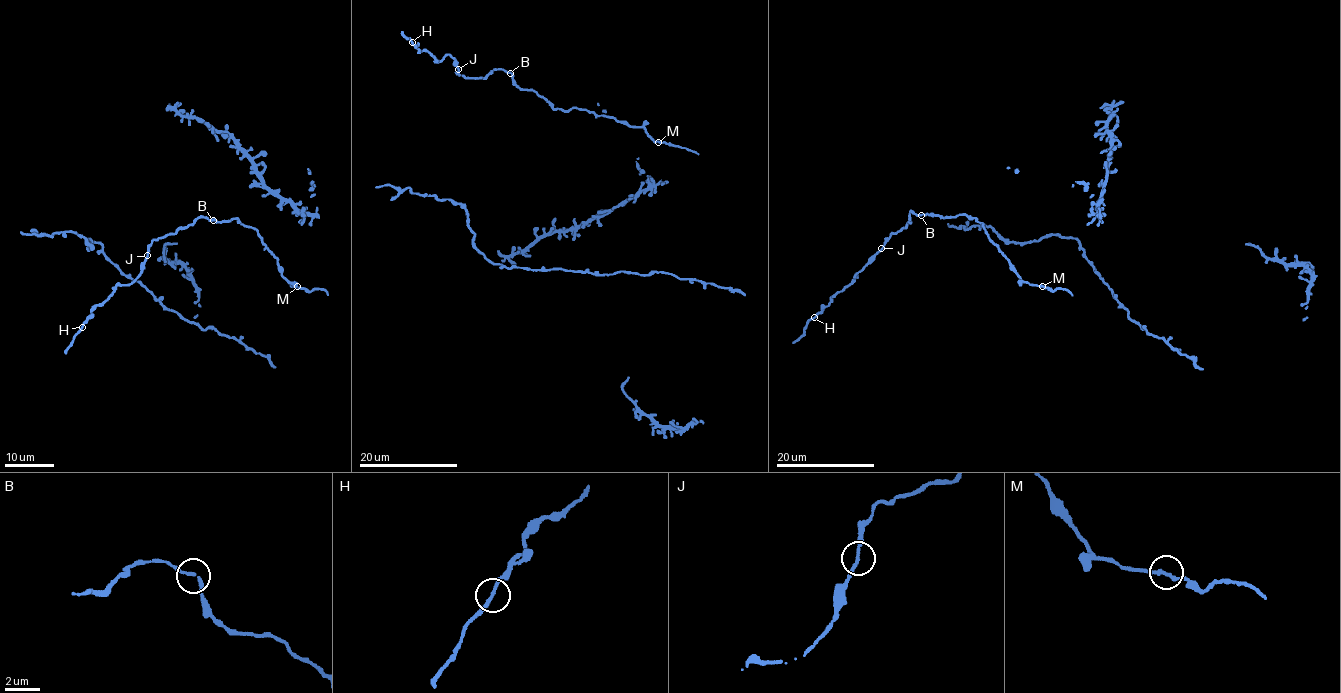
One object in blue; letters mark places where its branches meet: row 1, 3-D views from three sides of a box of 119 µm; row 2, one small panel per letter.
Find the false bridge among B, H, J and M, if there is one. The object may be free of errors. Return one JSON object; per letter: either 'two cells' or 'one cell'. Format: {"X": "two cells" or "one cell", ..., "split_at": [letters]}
{"B": "one cell", "H": "two cells", "J": "one cell", "M": "one cell", "split_at": ["H"]}

